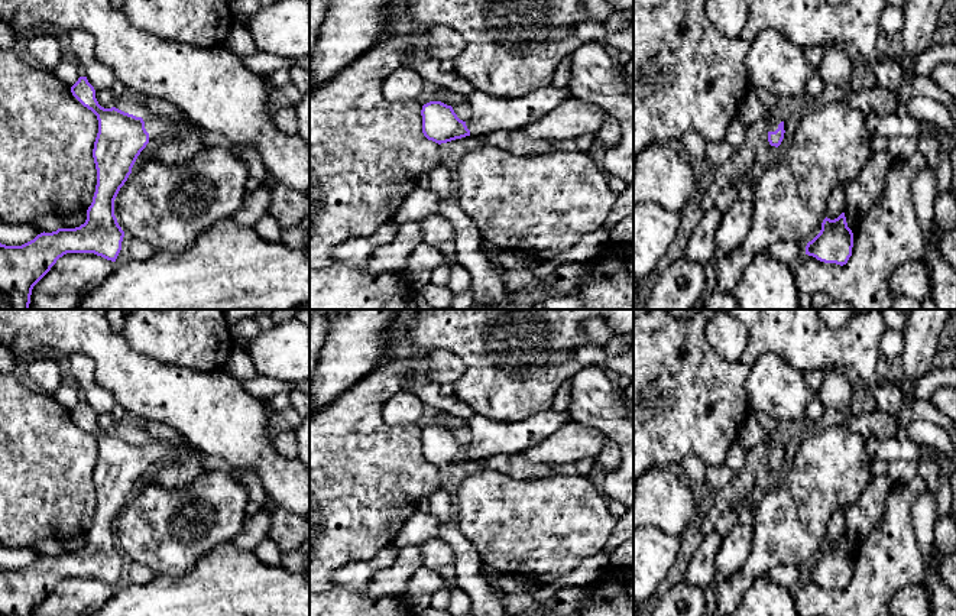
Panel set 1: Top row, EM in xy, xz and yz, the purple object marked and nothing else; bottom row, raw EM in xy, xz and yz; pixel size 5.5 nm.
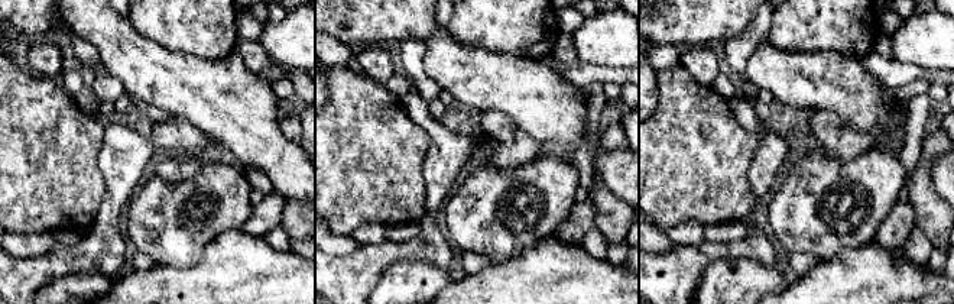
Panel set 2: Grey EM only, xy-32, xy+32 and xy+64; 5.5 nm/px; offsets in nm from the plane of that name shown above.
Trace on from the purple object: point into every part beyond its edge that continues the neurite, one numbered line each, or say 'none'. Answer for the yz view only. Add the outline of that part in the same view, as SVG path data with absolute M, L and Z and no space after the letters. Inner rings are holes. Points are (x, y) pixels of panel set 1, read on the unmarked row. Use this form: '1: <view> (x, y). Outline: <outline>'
1: yz (751, 434). Outline: M751 412L739 428L736 442L745 450L745 453L764 444L768 450L768 455L775 455L782 445L782 440L765 431Z

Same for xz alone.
1: xz (489, 437). Outline: M552 408L513 422L493 421L474 414L466 421L471 431L471 441L466 445L466 450L470 460L522 453L571 421L568 411L557 412Z

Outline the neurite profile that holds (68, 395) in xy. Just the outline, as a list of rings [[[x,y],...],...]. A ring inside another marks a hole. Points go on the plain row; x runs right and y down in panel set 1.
[[[64,380],[56,389],[54,398],[68,411],[72,411],[80,402],[80,390],[75,383]]]

